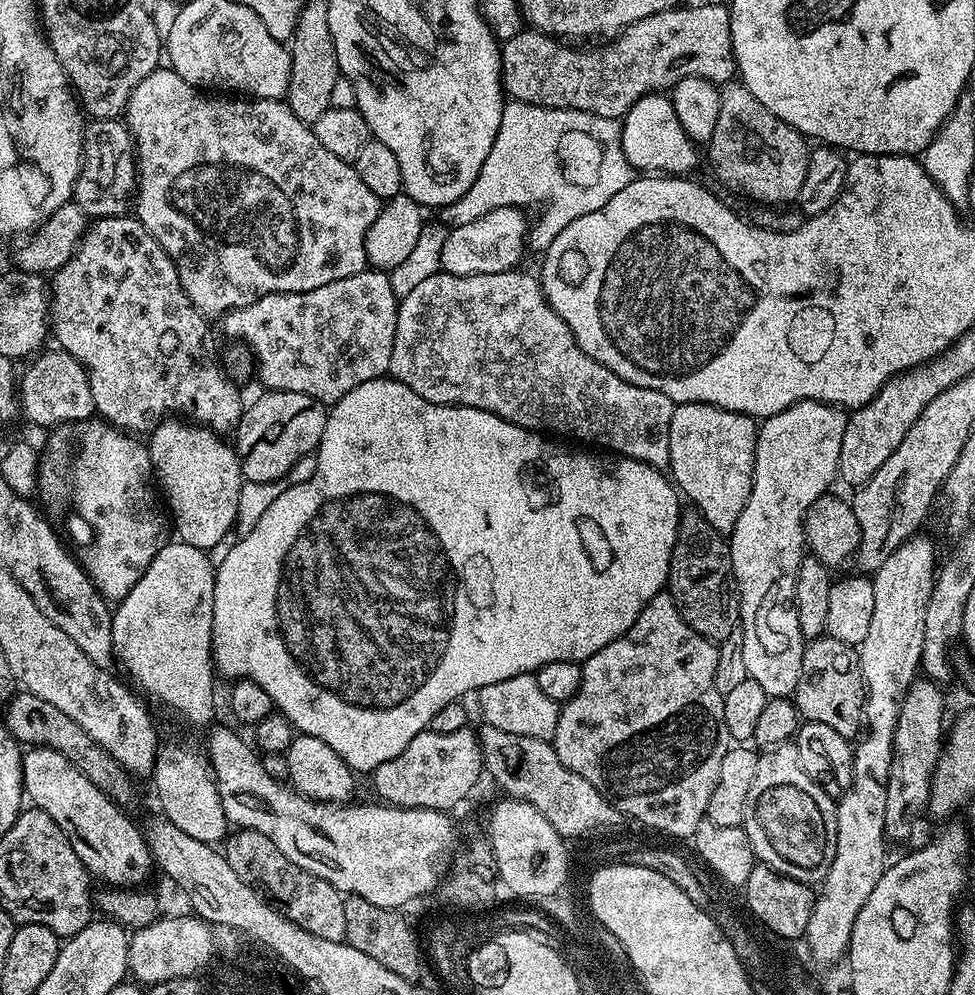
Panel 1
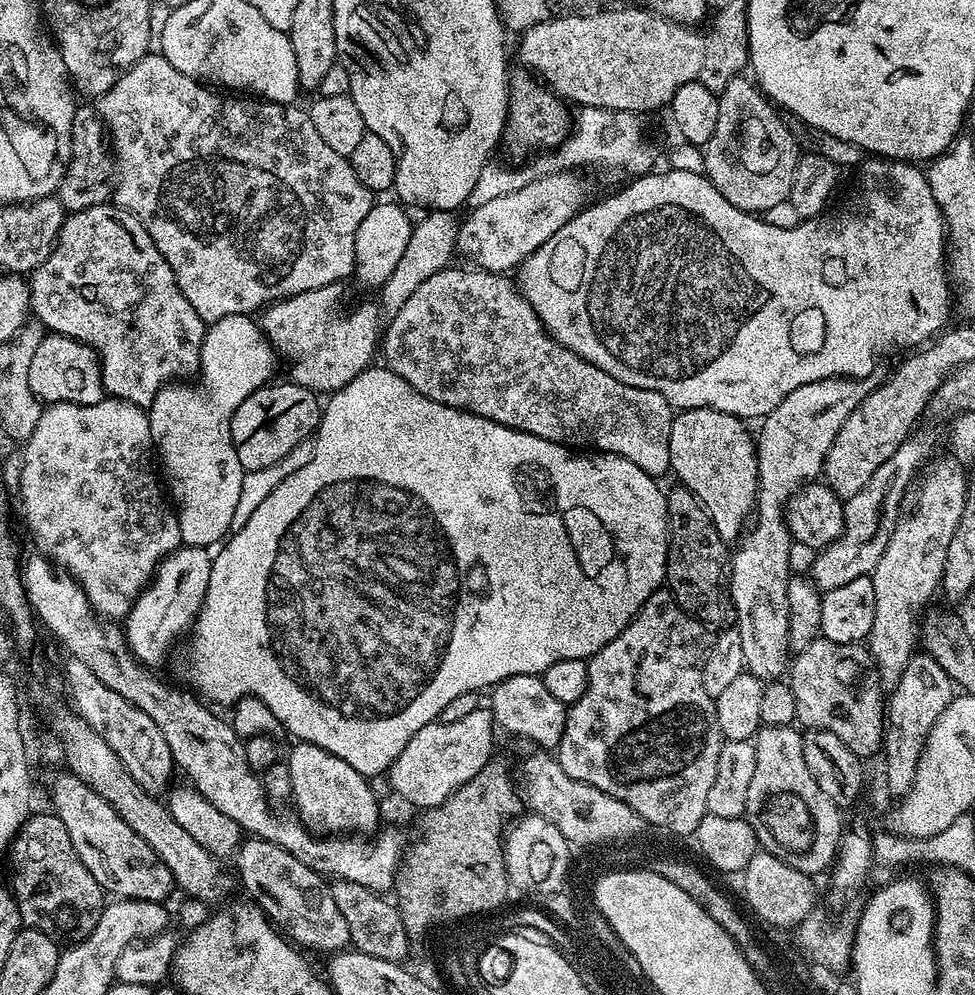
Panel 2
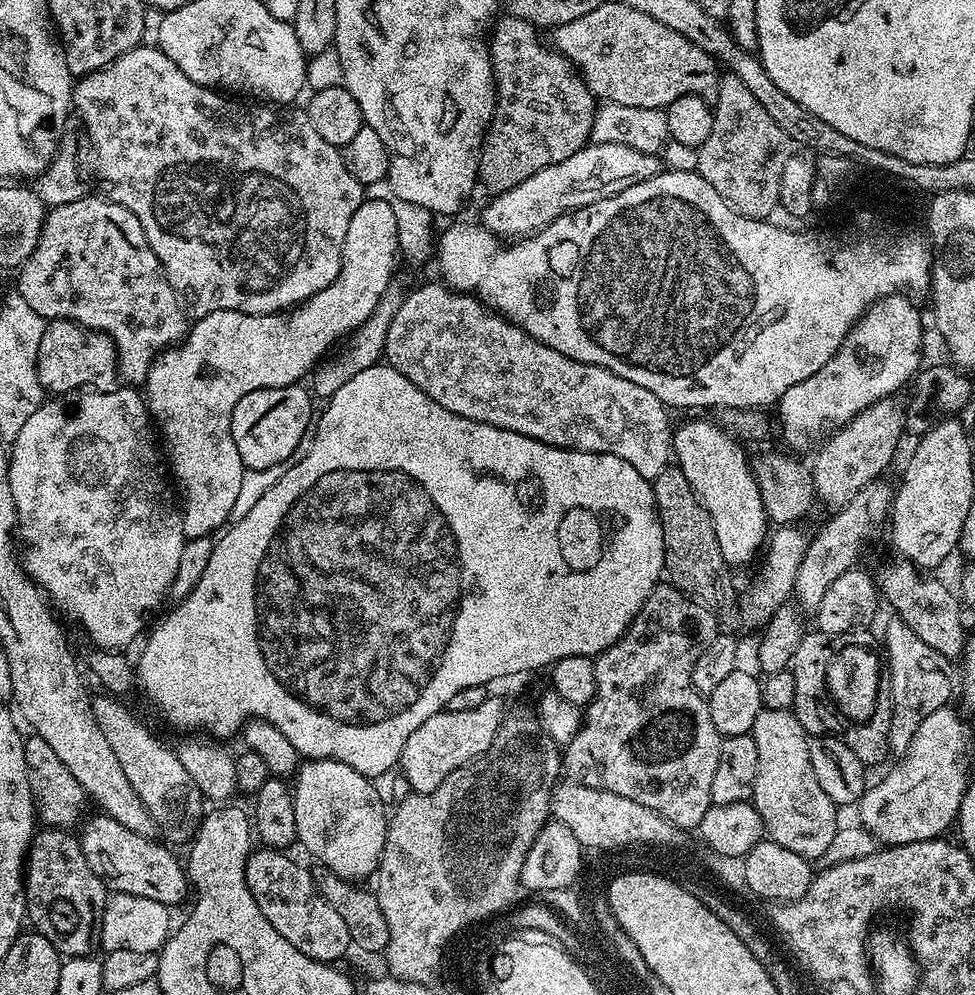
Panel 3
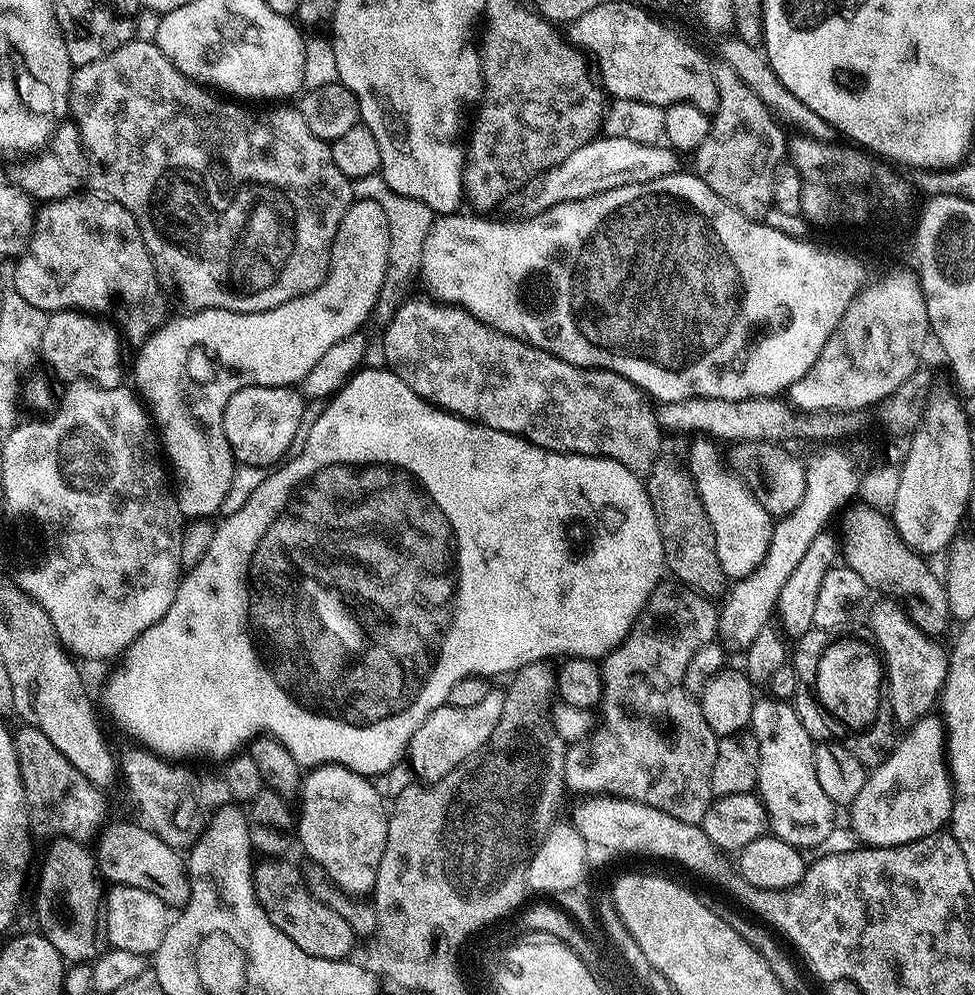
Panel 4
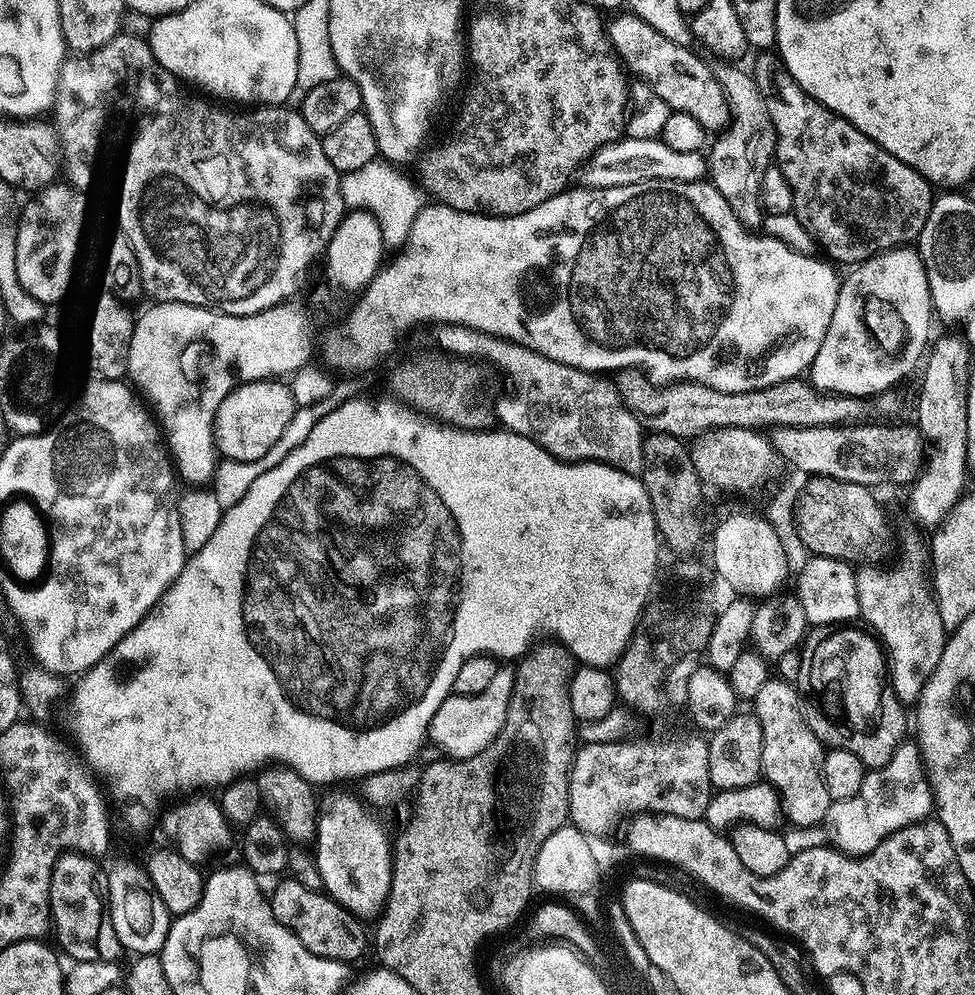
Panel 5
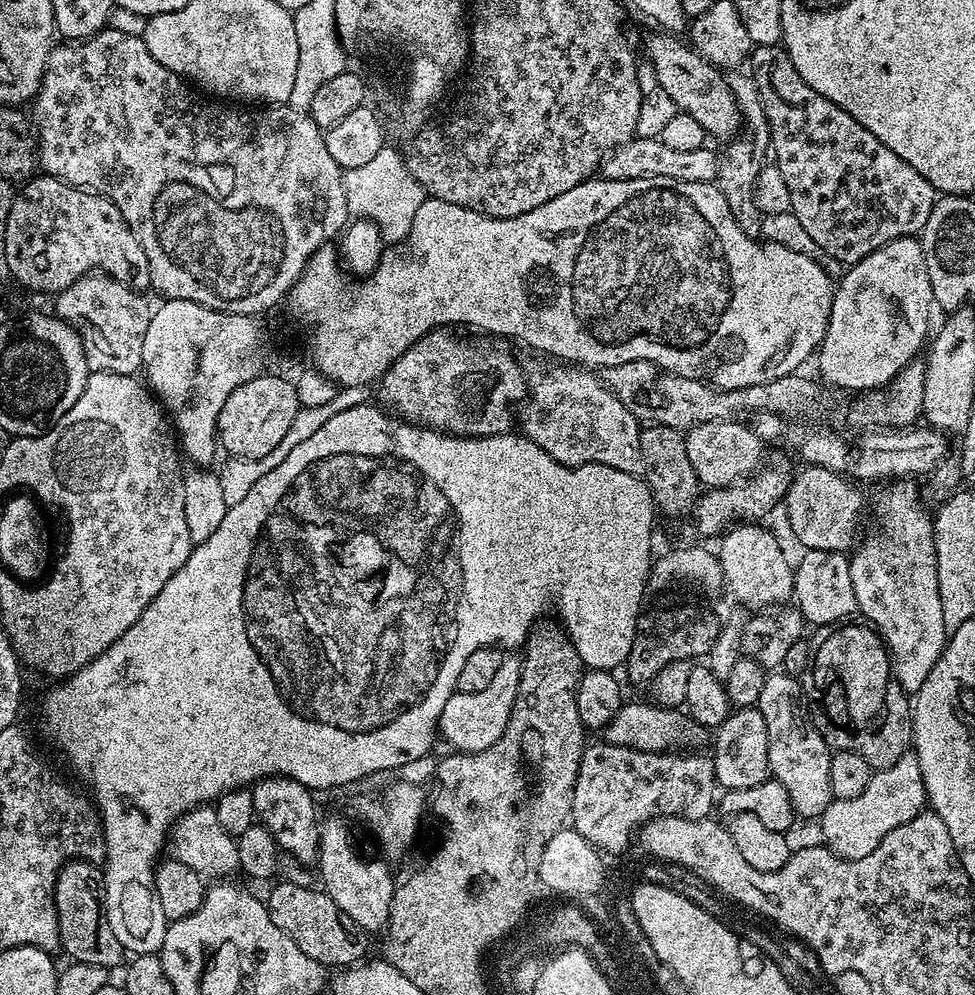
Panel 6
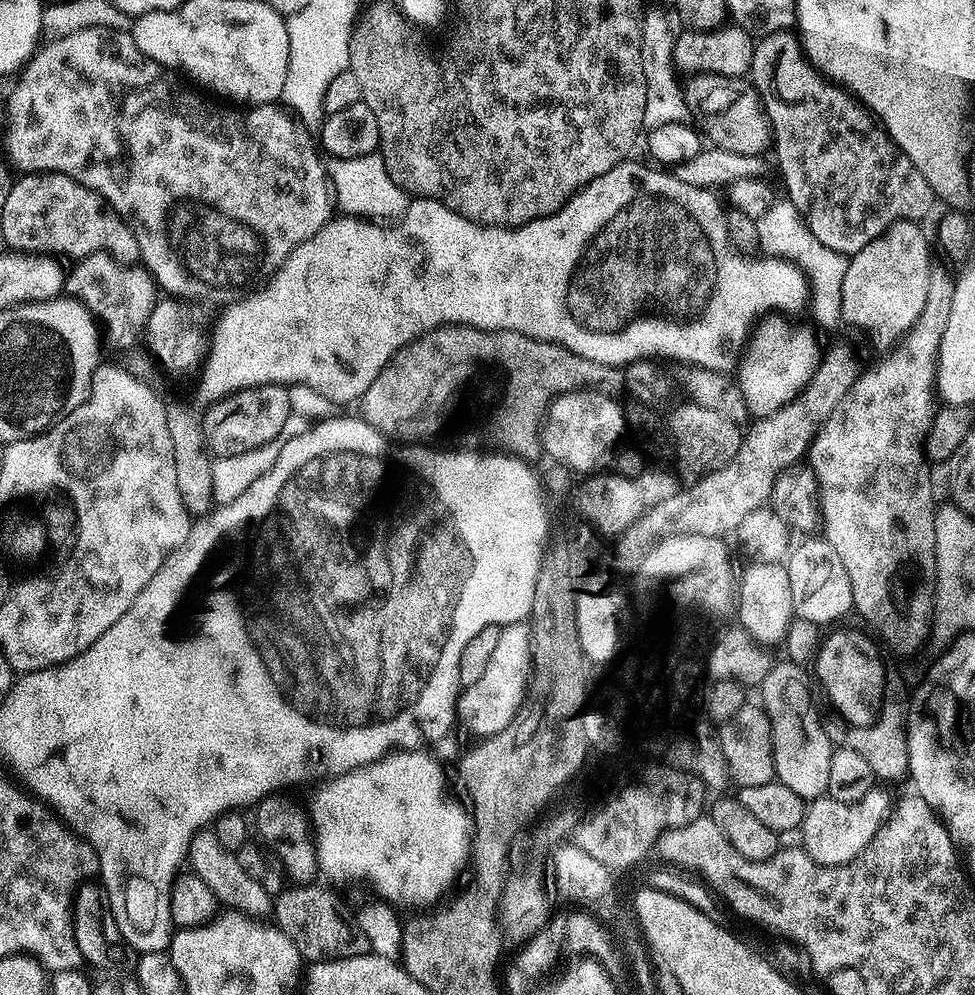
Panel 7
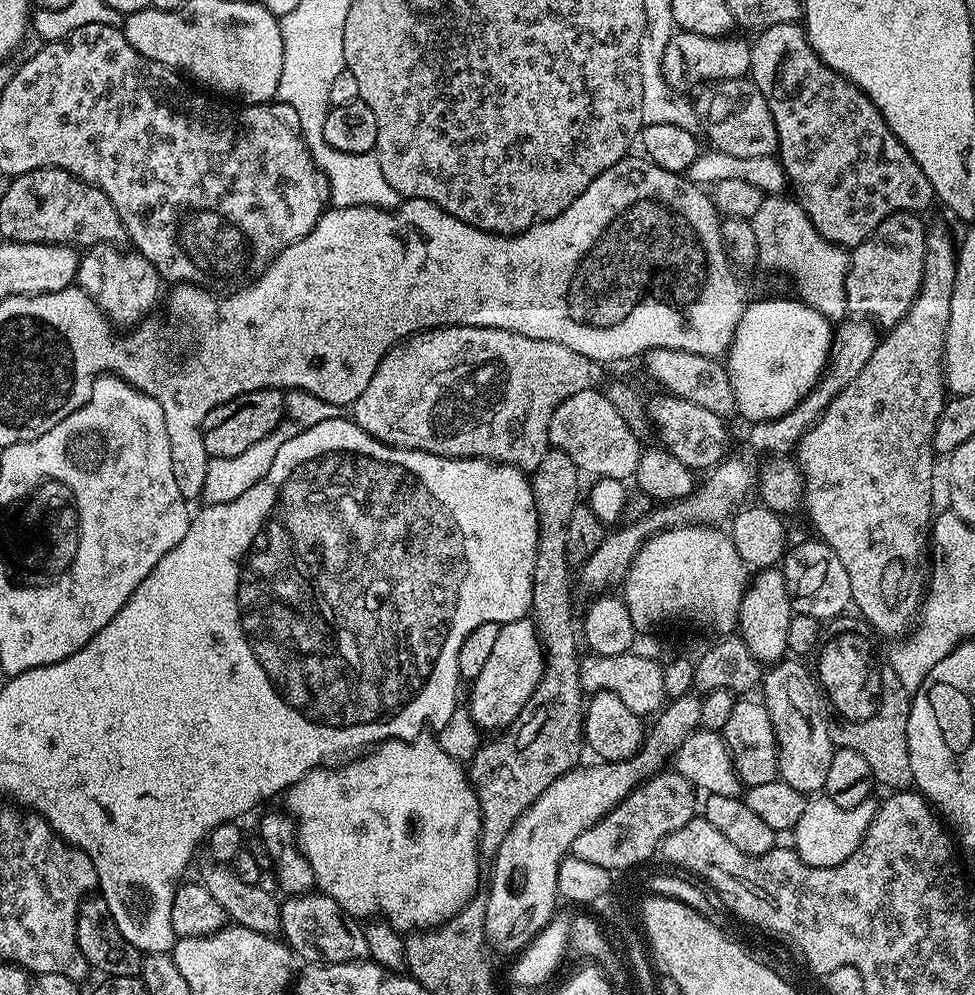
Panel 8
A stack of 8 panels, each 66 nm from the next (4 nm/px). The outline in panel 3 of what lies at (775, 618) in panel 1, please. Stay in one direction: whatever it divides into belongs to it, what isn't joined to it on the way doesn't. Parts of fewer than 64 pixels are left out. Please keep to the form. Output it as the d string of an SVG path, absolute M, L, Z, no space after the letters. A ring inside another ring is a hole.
M904 294L882 296L869 304L848 333L847 343L852 344L852 348L841 347L818 374L810 374L810 378L798 382L798 386L790 386L790 390L780 396L780 420L792 427L784 432L790 443L798 443L804 432L816 432L823 424L846 424L863 408L896 394L920 371L924 324L919 310L907 298Z

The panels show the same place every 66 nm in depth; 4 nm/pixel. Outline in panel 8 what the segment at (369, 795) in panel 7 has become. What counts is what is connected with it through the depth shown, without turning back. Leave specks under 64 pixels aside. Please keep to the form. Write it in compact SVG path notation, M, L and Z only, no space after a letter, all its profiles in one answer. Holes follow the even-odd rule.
M421 734L415 740L386 740L375 745L371 750L349 760L352 761L349 764L342 765L341 768L332 768L336 766L313 768L286 792L286 797L288 796L286 812L294 821L296 842L300 845L302 855L310 862L310 870L314 872L314 878L316 879L316 888L323 892L325 896L332 898L334 902L338 902L340 909L349 917L380 917L401 934L412 934L417 930L435 930L439 928L447 920L451 920L453 916L458 915L466 905L472 903L477 895L476 887L480 884L479 858L481 859L481 857L478 855L480 803L475 790L472 788L472 782L468 779L465 765L461 761L455 760L441 746L439 739L432 737L431 740L428 734Z

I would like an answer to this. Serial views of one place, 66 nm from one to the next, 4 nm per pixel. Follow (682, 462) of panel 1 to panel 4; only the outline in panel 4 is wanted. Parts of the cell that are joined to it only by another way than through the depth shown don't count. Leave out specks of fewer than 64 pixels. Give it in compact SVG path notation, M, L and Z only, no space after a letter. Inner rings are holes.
M696 438L686 455L688 473L694 478L698 494L716 535L718 562L722 562L725 577L750 575L766 558L770 546L774 518L758 502L751 488L732 471L715 443L708 438Z

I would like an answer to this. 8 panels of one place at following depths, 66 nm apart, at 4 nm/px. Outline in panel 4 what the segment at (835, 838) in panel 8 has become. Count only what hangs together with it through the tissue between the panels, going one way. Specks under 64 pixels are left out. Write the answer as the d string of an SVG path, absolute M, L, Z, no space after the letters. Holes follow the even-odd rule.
M929 714L897 739L884 764L868 773L868 781L850 805L852 828L865 845L893 848L941 831L952 818L952 778L946 763L946 729L941 717Z

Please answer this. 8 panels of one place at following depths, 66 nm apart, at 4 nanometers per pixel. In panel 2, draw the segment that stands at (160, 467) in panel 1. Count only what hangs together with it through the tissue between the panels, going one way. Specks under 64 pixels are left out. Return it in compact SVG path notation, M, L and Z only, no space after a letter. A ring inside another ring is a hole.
M251 315L227 316L211 321L204 333L200 351L200 388L191 388L188 382L165 384L155 396L154 402L149 405L147 413L154 452L159 463L160 460L164 463L162 476L178 518L181 545L211 549L229 535L234 509L238 506L238 494L242 494L242 478L245 474L242 462L238 462L238 454L232 445L232 416L238 406L242 406L242 402L250 398L250 394L263 388L275 377L272 375L276 372L276 360L278 361L276 349Z

